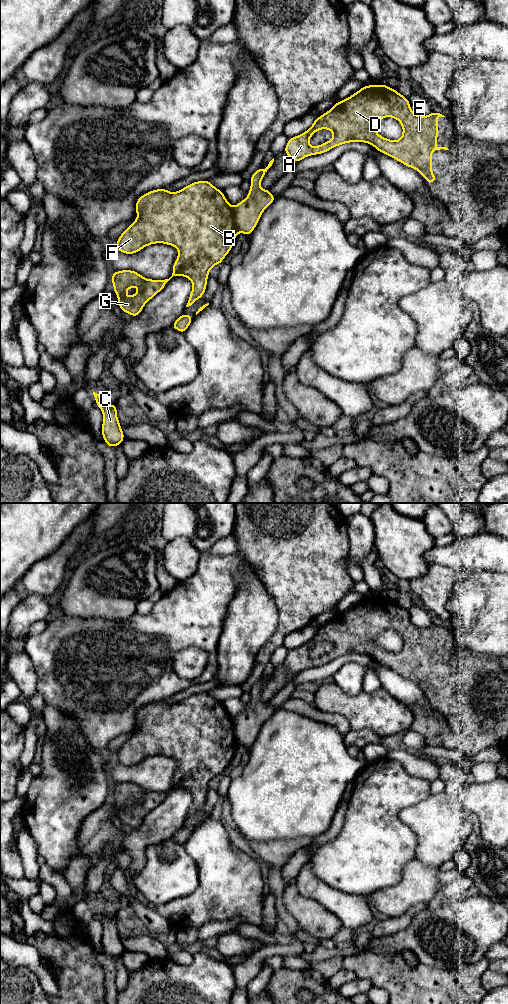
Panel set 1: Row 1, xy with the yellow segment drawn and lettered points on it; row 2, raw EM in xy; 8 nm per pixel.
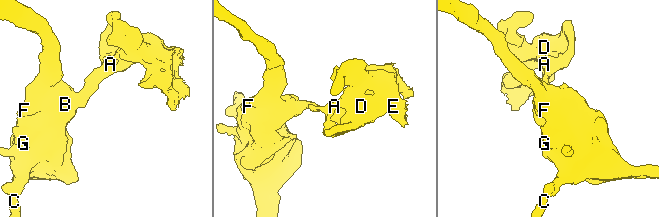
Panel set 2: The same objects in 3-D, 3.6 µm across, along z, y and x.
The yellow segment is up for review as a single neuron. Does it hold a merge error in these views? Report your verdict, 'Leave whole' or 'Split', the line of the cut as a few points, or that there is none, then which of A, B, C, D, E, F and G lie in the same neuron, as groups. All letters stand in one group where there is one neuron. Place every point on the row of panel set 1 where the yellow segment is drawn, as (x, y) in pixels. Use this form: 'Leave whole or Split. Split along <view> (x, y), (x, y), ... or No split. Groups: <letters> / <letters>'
Split. Split along xy (232, 207), (235, 230), (237, 232). Groups: A D E / B C F G

